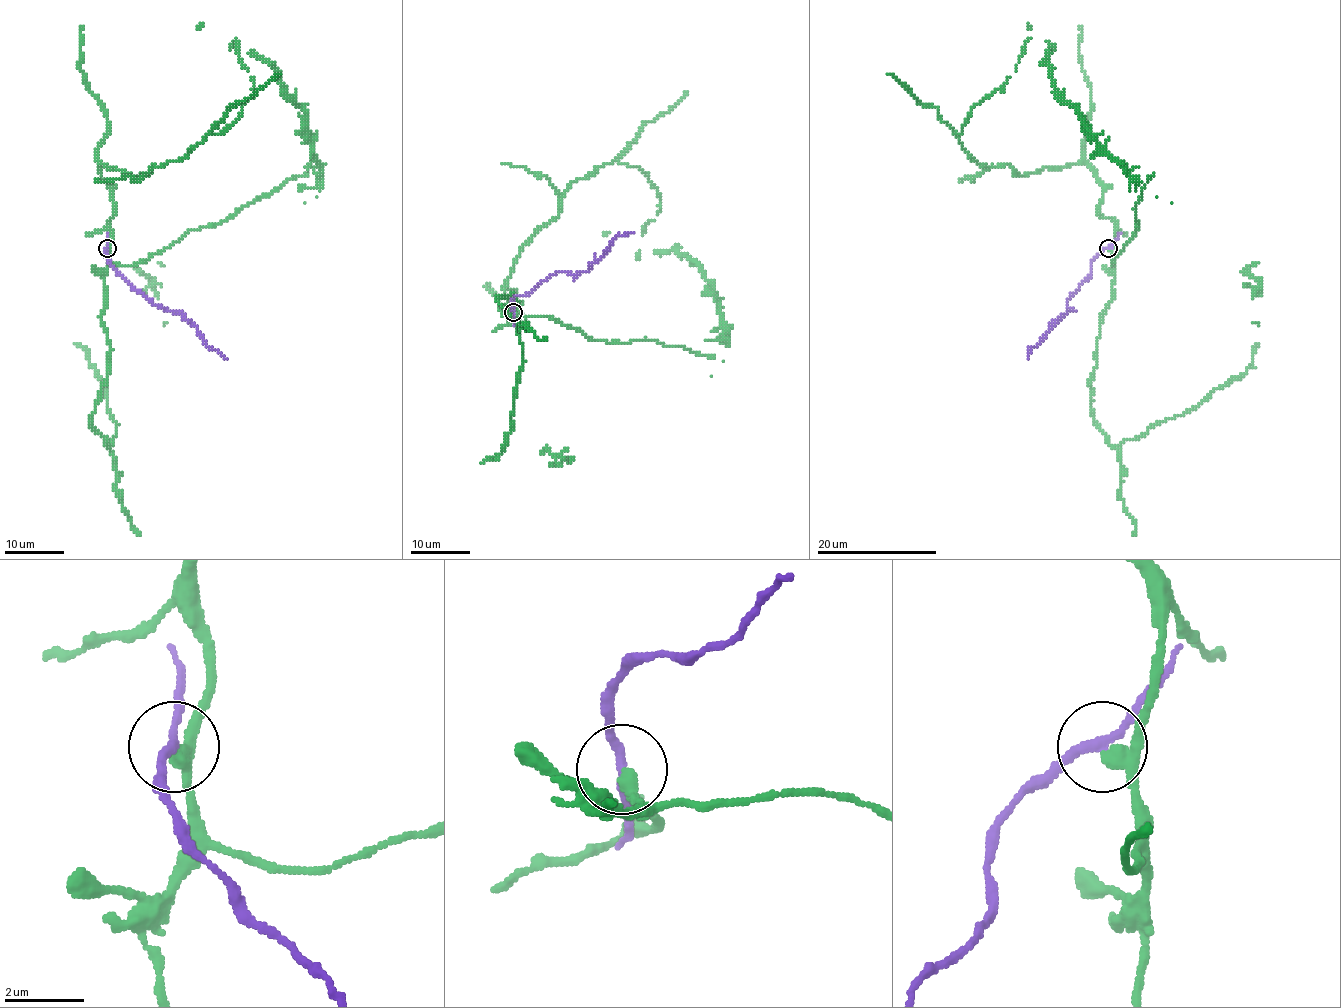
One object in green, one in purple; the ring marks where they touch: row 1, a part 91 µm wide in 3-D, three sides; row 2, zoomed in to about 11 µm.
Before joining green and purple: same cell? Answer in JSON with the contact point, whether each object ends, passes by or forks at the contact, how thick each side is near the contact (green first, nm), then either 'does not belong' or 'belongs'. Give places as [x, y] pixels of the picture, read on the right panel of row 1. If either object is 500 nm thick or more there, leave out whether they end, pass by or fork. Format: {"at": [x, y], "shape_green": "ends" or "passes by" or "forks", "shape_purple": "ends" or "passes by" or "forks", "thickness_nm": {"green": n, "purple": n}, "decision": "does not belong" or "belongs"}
{"at": [1108, 248], "shape_green": "passes by", "shape_purple": "passes by", "thickness_nm": {"green": 280, "purple": 200}, "decision": "does not belong"}

